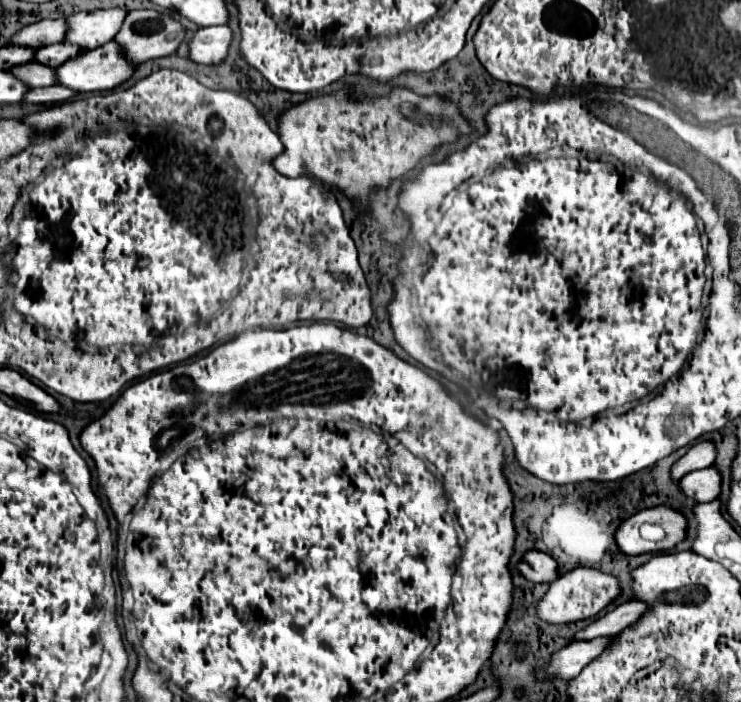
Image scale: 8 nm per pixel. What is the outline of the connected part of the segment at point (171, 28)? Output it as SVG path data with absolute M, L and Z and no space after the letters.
M133 10L133 12L129 12L123 28L115 36L115 40L125 50L125 56L133 64L141 64L141 62L147 62L153 58L163 58L163 56L173 54L179 48L179 44L183 42L183 38L185 38L185 26L179 20L175 20L173 16L169 16L167 12L159 12L159 10Z

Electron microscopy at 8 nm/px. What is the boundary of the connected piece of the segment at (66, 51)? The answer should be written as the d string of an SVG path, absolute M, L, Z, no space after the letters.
M61 42L61 44L51 44L51 46L43 46L35 52L35 60L37 62L43 62L45 66L51 66L51 68L57 68L61 66L63 62L83 54L85 50L81 50L79 46L73 46L69 42Z

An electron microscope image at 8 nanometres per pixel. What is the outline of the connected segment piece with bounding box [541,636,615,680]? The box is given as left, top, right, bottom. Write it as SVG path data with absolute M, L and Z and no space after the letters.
M603 636L603 638L585 640L585 642L573 642L571 646L555 654L555 658L551 660L551 666L541 674L541 678L547 680L549 676L563 676L571 680L579 676L585 666L589 666L597 656L601 656L611 646L613 638L615 636Z

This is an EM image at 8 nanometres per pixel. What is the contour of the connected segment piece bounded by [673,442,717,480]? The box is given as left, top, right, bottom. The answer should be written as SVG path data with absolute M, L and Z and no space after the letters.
M699 442L673 466L673 478L679 480L693 470L711 466L715 462L715 458L717 458L715 444L713 442Z

